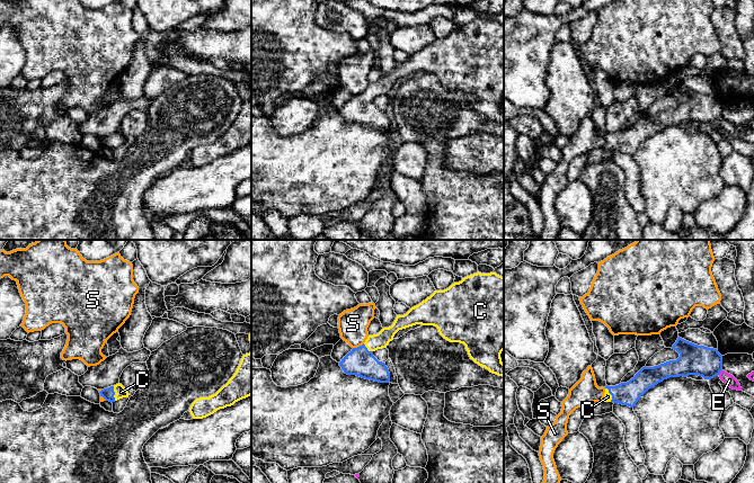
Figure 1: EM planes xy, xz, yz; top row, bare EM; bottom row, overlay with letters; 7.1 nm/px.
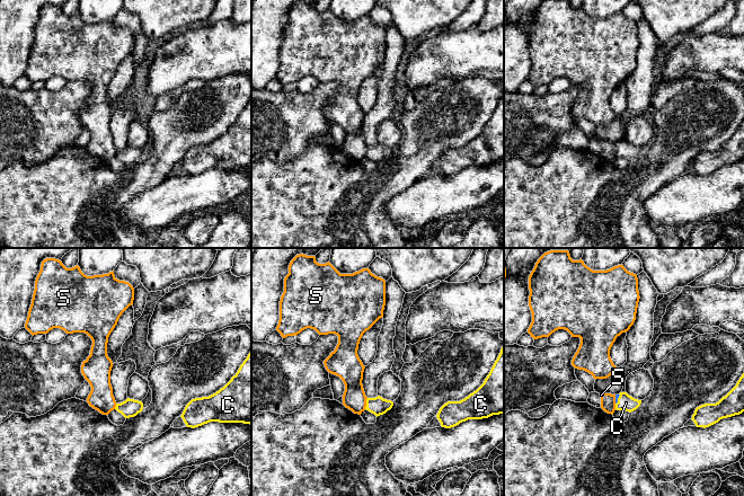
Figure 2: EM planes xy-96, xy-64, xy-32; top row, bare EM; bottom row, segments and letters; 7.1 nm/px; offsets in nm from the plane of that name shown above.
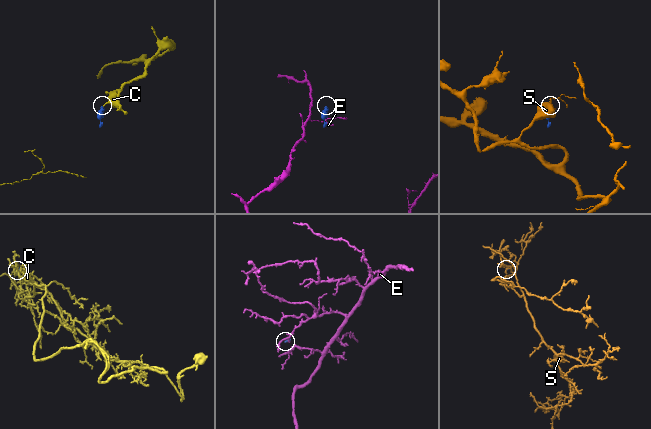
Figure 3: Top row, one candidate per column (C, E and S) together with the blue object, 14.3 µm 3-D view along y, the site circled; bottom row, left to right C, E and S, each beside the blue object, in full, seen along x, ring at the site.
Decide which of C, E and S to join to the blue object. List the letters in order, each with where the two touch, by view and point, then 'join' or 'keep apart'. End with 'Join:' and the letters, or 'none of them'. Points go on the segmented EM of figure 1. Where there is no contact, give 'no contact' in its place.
C: yz (610, 393) | join
E: yz (720, 370) | keep apart
S: xz (357, 347) | keep apart
Join: C

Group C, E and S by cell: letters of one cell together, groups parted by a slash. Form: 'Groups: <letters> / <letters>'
Groups: C / E / S

